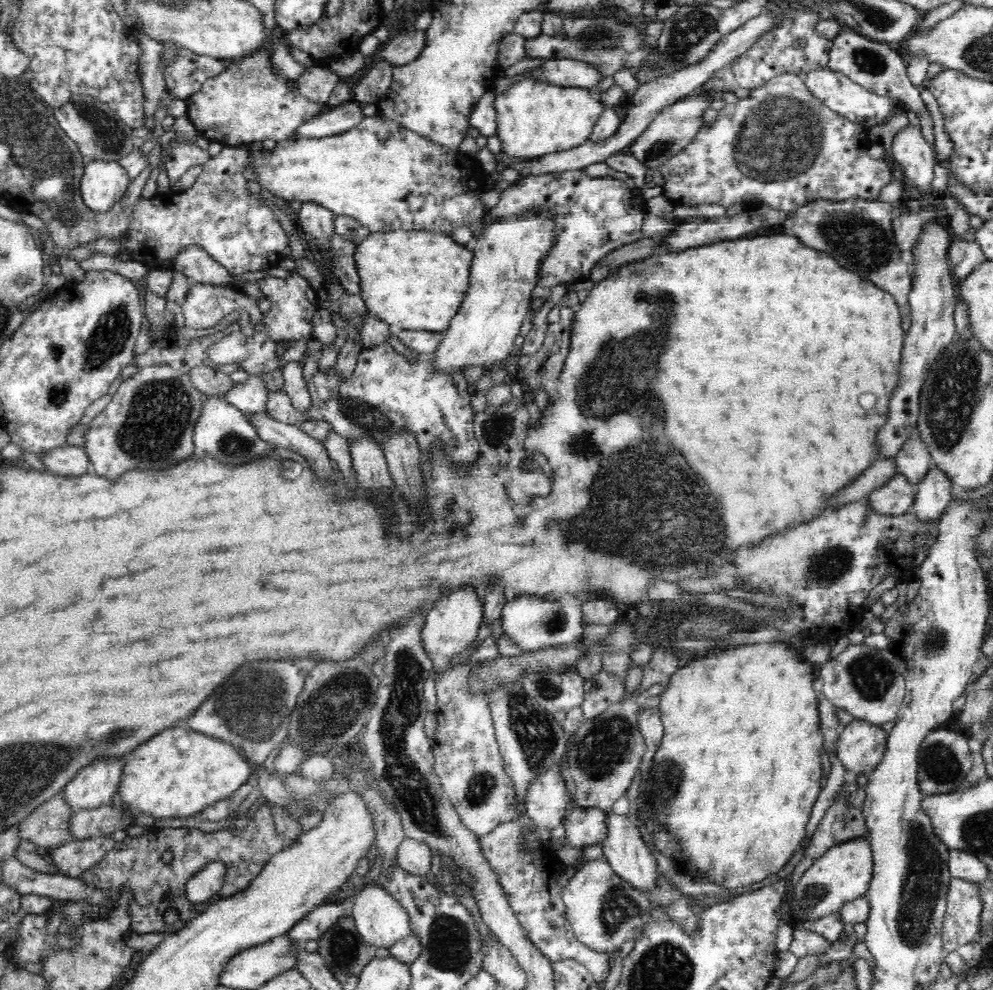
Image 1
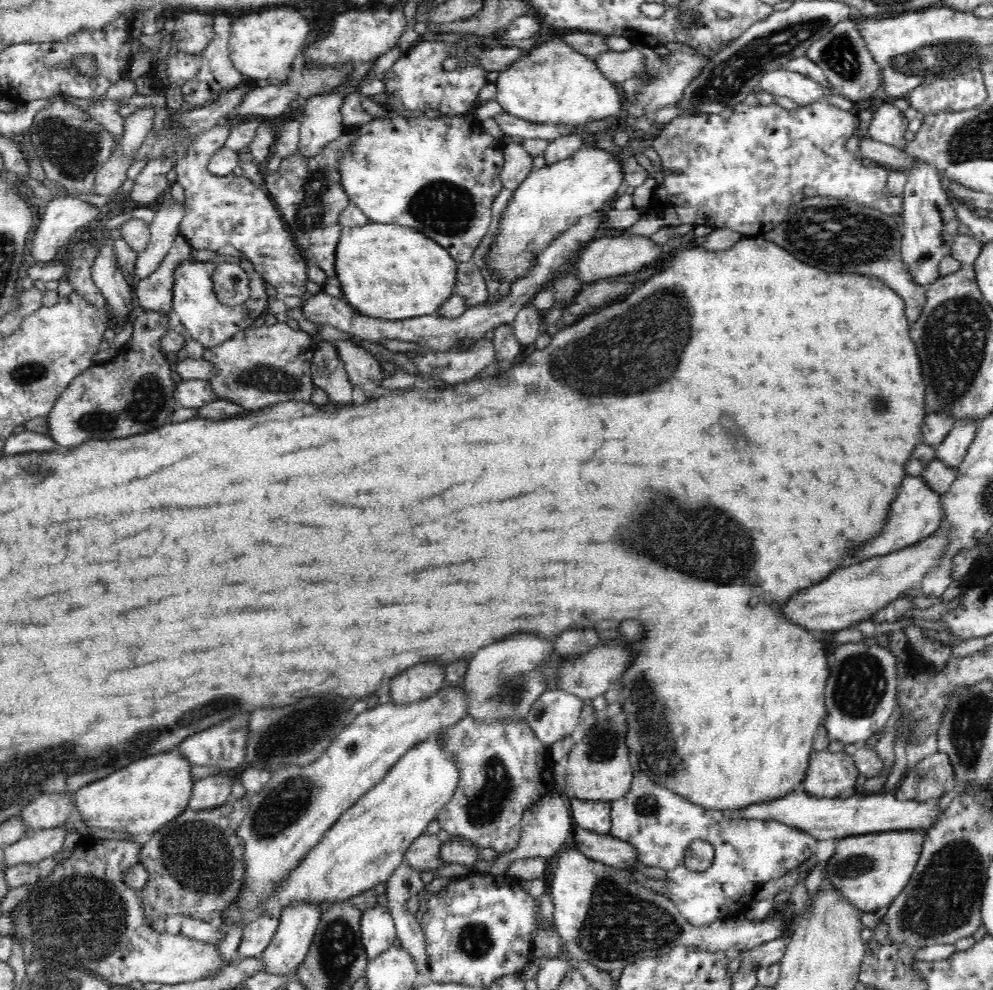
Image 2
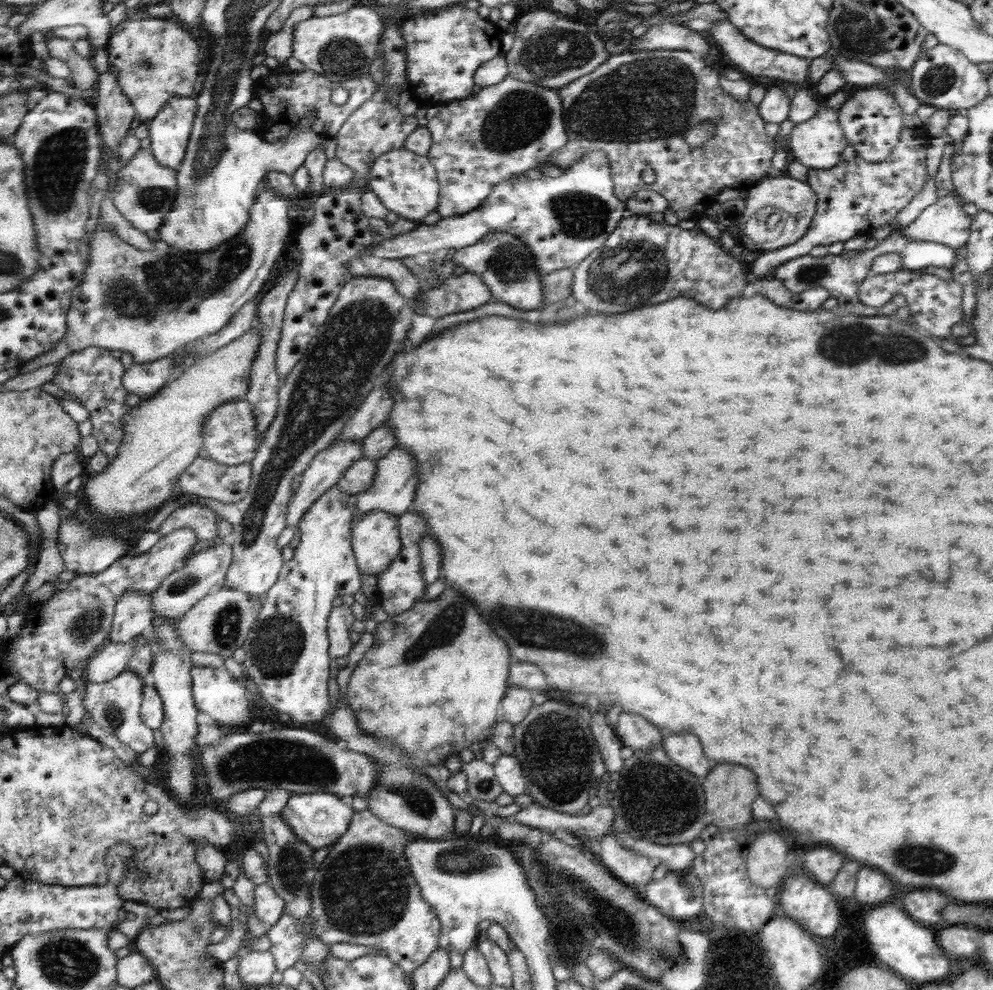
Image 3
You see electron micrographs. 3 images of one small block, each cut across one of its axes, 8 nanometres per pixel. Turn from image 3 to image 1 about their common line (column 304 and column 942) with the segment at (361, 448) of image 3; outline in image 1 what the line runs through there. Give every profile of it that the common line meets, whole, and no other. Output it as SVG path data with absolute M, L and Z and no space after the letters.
M930 468L926 480L914 488L914 500L908 512L918 524L938 528L942 516L946 514L946 506L952 500L950 490L952 484L946 476L938 468Z

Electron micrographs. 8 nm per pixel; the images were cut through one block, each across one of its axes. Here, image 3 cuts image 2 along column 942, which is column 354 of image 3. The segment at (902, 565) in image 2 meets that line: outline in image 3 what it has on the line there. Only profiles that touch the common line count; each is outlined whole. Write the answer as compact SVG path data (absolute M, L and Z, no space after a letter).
M373 510L367 512L367 516L359 518L355 524L355 538L353 538L353 548L359 558L359 568L367 576L379 576L381 572L387 572L391 568L391 562L403 552L403 538L401 538L401 528L397 526L397 516L391 512L383 510Z

